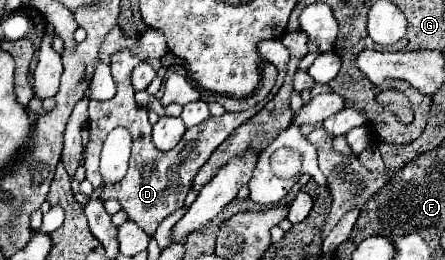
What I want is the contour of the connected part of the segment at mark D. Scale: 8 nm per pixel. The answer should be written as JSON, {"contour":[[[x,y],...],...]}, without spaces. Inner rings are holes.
{"contour":[[[147,29],[145,35],[139,37],[141,45],[135,49],[125,49],[119,51],[111,57],[111,75],[117,85],[117,95],[109,101],[89,101],[89,133],[91,139],[85,147],[85,169],[87,169],[87,179],[93,183],[93,189],[99,191],[99,201],[107,199],[117,199],[121,203],[121,209],[129,215],[133,223],[137,223],[147,235],[153,235],[159,223],[171,215],[173,211],[183,207],[183,201],[191,189],[195,173],[203,167],[203,163],[211,157],[211,153],[247,119],[251,119],[257,111],[265,107],[265,101],[257,103],[255,107],[241,111],[241,113],[223,113],[221,117],[207,117],[203,123],[191,127],[185,131],[183,139],[167,153],[159,151],[153,141],[151,141],[151,123],[147,121],[147,111],[137,107],[133,95],[133,85],[131,85],[131,71],[137,67],[147,57],[163,57],[167,53],[165,47],[165,37],[155,31]],[[115,127],[125,127],[133,135],[133,155],[129,161],[129,171],[127,175],[116,184],[103,185],[101,175],[99,175],[99,151],[103,146],[105,137],[115,129]]]}

